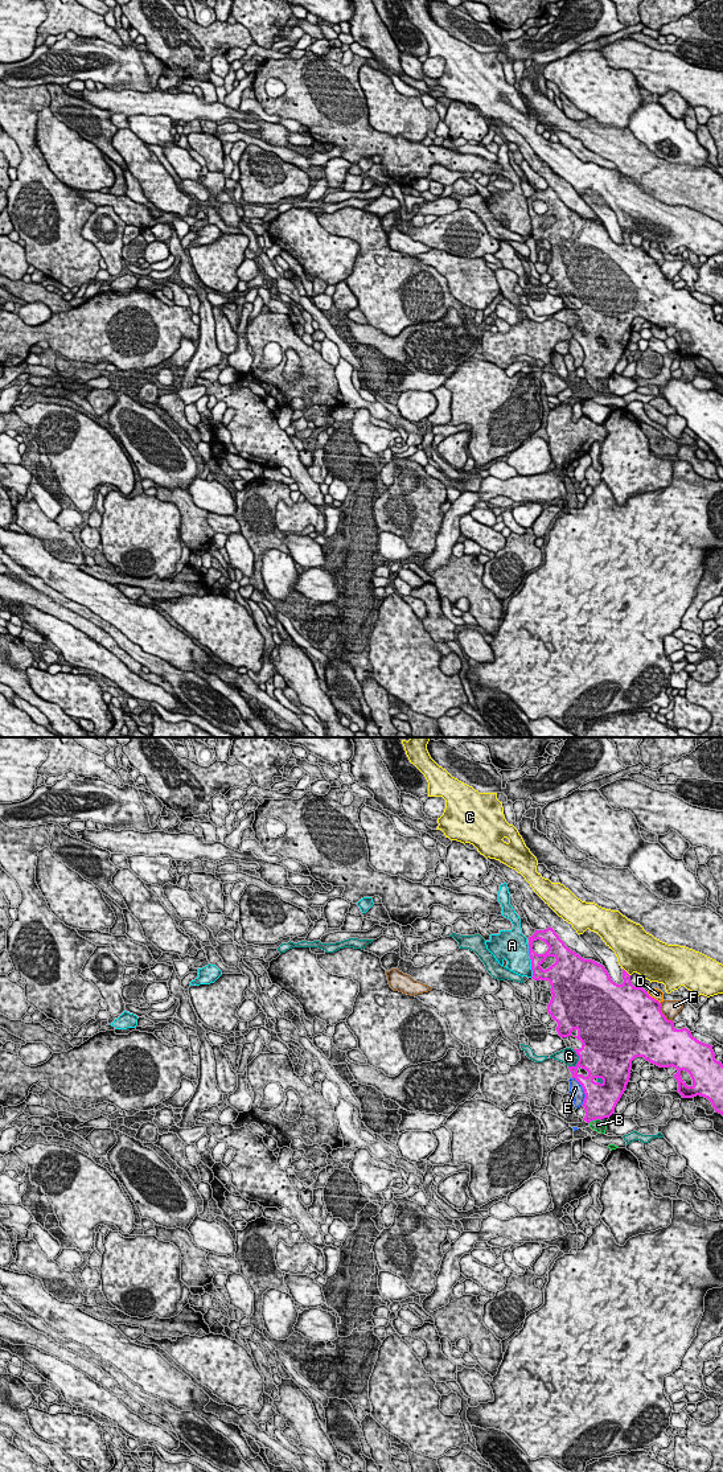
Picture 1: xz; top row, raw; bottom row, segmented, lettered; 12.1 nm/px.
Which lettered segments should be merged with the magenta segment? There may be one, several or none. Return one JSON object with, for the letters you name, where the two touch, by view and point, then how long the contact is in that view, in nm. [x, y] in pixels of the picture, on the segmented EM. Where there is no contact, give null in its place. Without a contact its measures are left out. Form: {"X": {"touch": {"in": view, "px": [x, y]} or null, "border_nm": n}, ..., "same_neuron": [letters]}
{"B": {"touch": {"in": "xz", "px": [594, 1119]}, "border_nm": 160}, "same_neuron": ["B"]}

